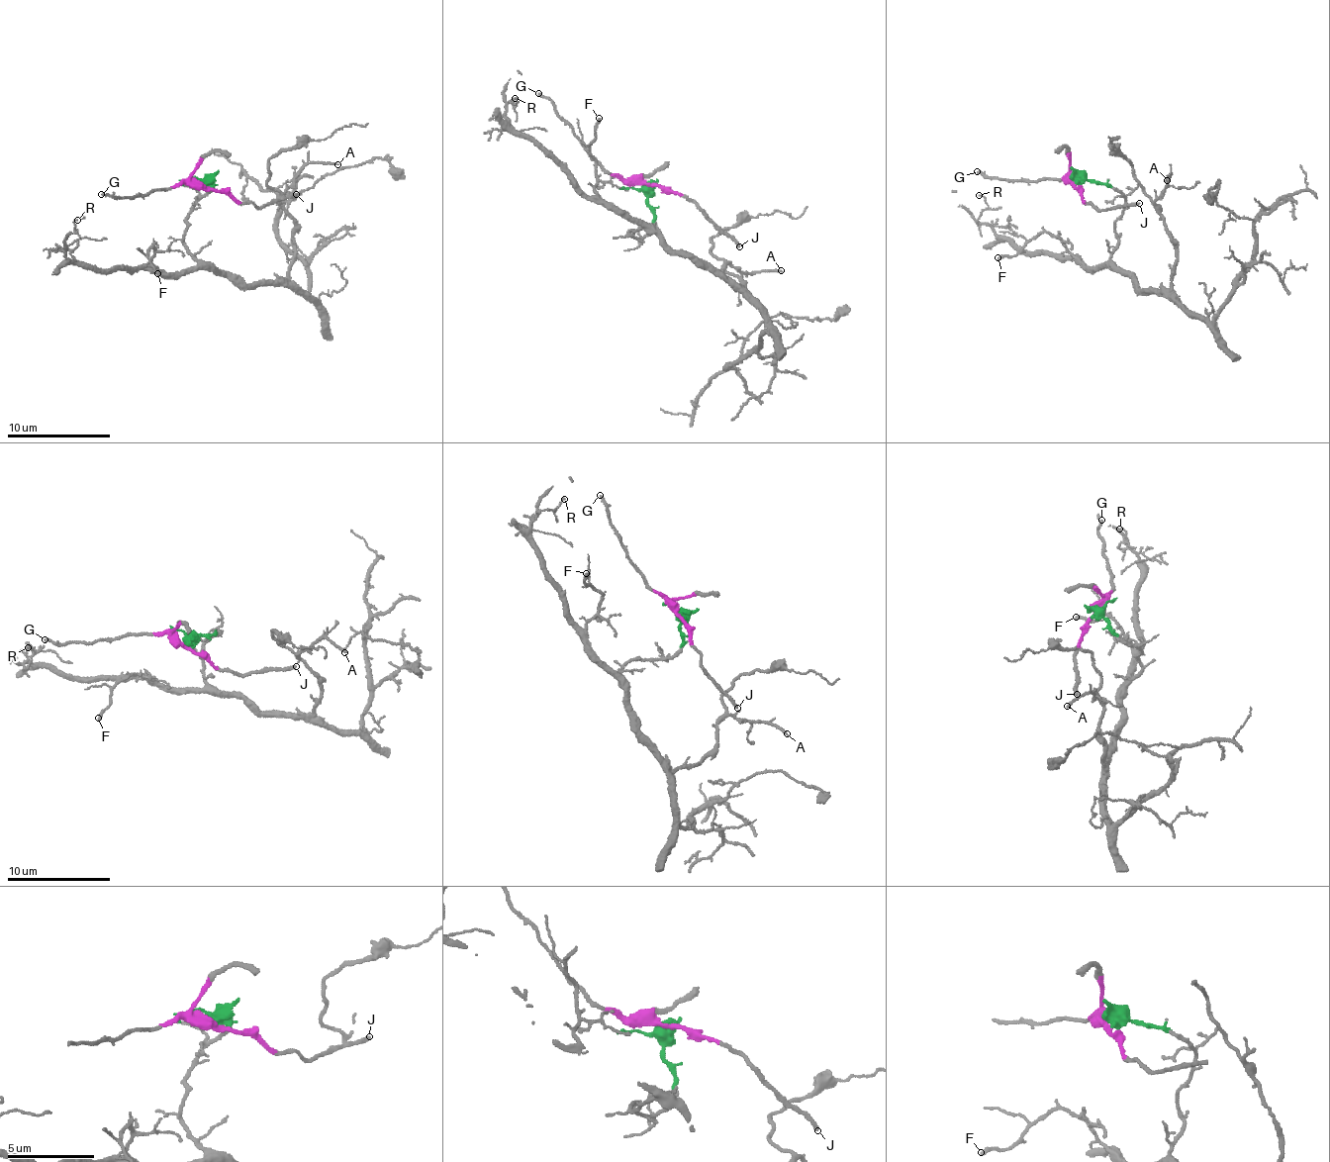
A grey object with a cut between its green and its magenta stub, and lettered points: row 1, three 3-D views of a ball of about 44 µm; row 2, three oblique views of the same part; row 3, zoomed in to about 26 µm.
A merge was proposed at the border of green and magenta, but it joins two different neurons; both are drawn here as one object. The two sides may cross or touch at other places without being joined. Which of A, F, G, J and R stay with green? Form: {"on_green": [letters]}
{"on_green": ["A", "F", "R"]}

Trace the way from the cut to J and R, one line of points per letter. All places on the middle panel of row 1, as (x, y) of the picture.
J: (647, 185), (663, 185), (687, 196), (738, 247)
R: (647, 184), (652, 221), (635, 239), (631, 230), (643, 226), (594, 203), (514, 127), (505, 113), (514, 97)

